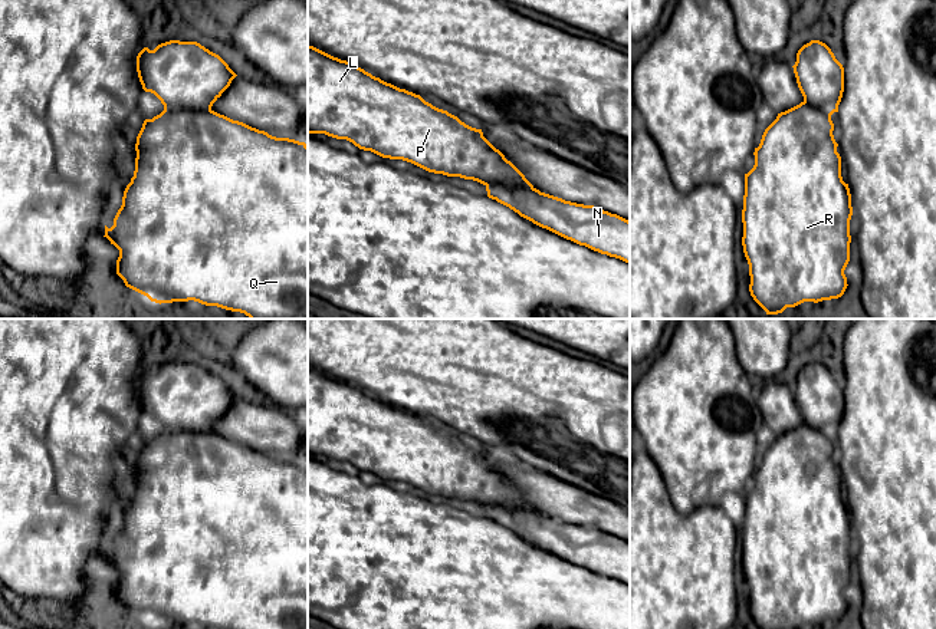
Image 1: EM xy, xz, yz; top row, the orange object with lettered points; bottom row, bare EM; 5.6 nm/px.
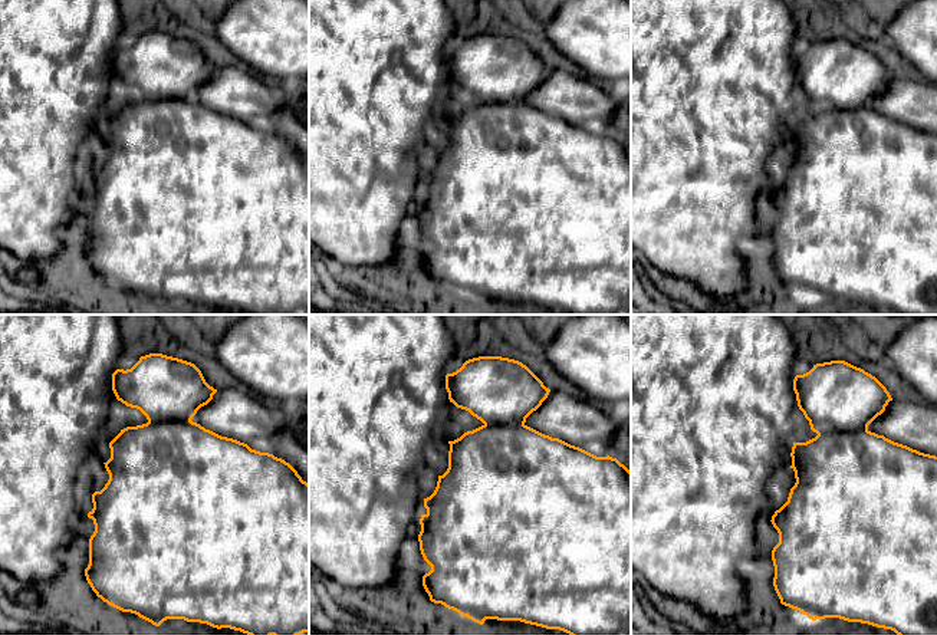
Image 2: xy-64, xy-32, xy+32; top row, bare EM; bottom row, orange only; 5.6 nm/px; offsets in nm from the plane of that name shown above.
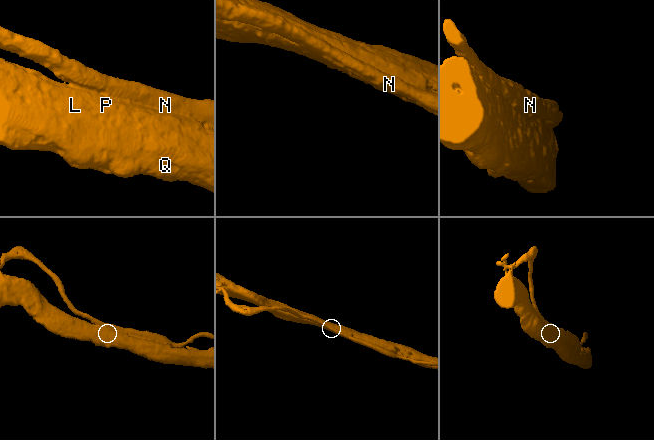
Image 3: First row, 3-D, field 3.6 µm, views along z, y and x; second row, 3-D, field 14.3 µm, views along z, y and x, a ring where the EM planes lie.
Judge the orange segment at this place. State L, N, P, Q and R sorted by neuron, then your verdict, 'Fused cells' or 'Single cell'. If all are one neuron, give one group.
Groups: L P Q R / N. Fused cells

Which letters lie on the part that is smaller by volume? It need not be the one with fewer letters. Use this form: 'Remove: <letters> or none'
Remove: N

